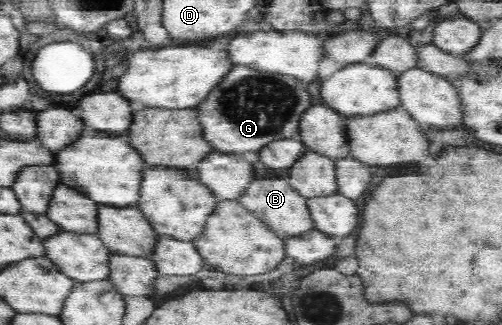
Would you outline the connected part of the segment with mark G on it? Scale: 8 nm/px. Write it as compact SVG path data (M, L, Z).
M236 65L197 109L205 127L205 137L213 143L214 150L244 153L264 149L280 138L297 136L300 120L311 106L312 96L304 82L252 66Z

